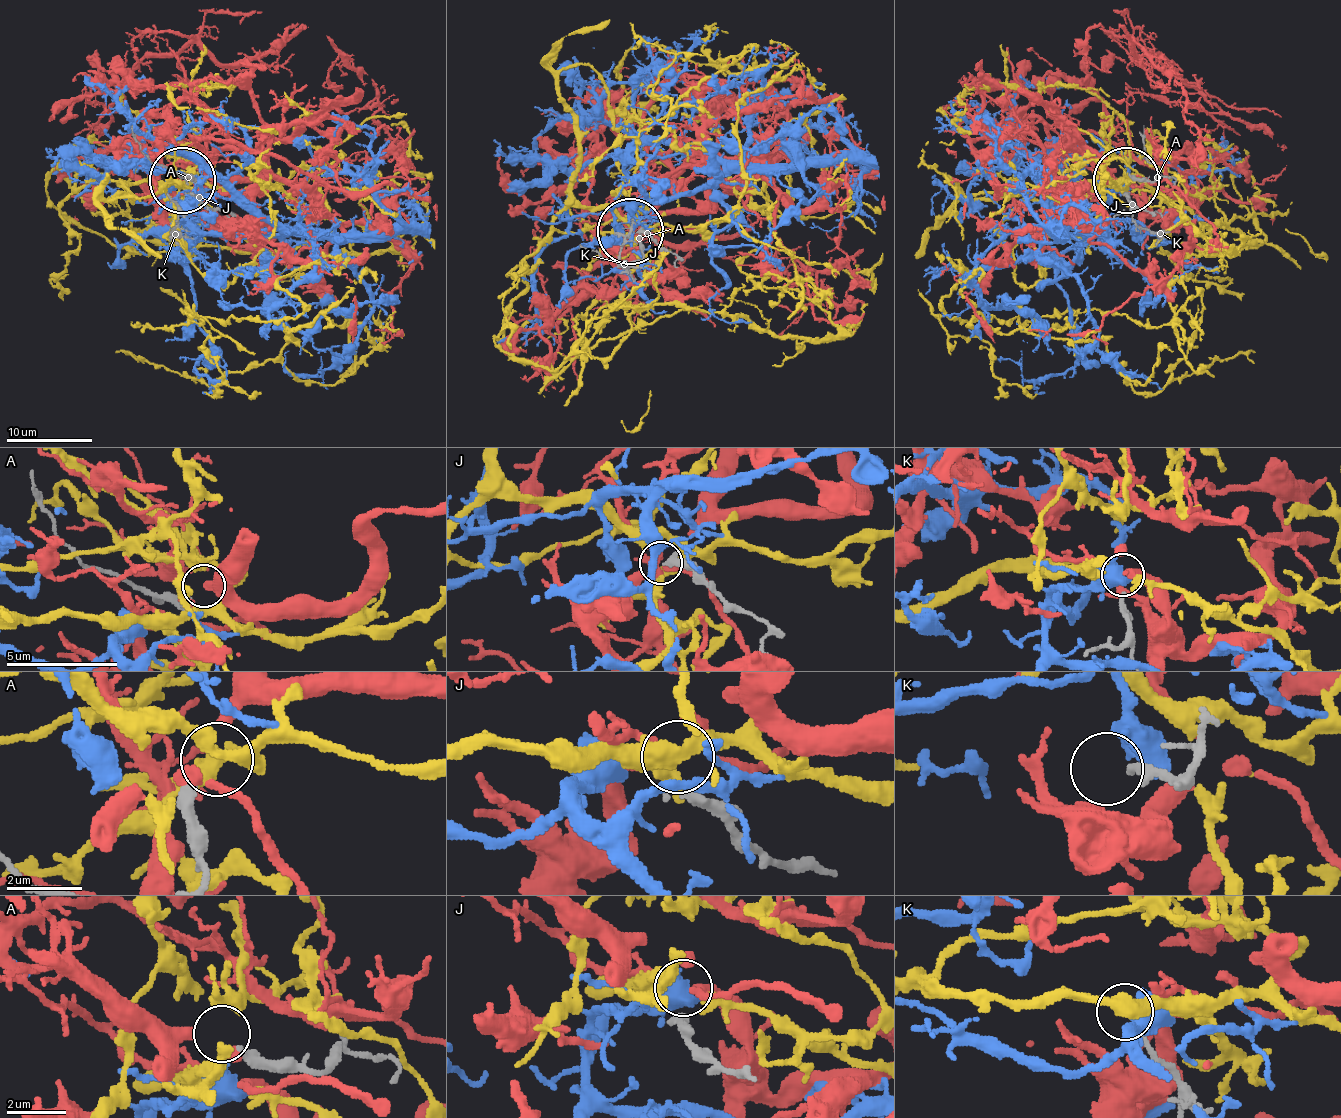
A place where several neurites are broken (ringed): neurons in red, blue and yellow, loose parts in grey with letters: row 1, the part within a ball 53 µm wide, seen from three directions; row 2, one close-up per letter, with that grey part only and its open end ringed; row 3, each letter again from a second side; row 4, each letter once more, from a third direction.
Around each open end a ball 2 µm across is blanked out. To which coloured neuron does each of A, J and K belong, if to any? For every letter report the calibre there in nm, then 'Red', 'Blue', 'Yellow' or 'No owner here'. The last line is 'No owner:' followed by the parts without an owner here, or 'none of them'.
A: Thickness 340 nm. No owner here
J: Thickness 360 nm. Yellow
K: Thickness 130 nm. No owner here
No owner: A, K

